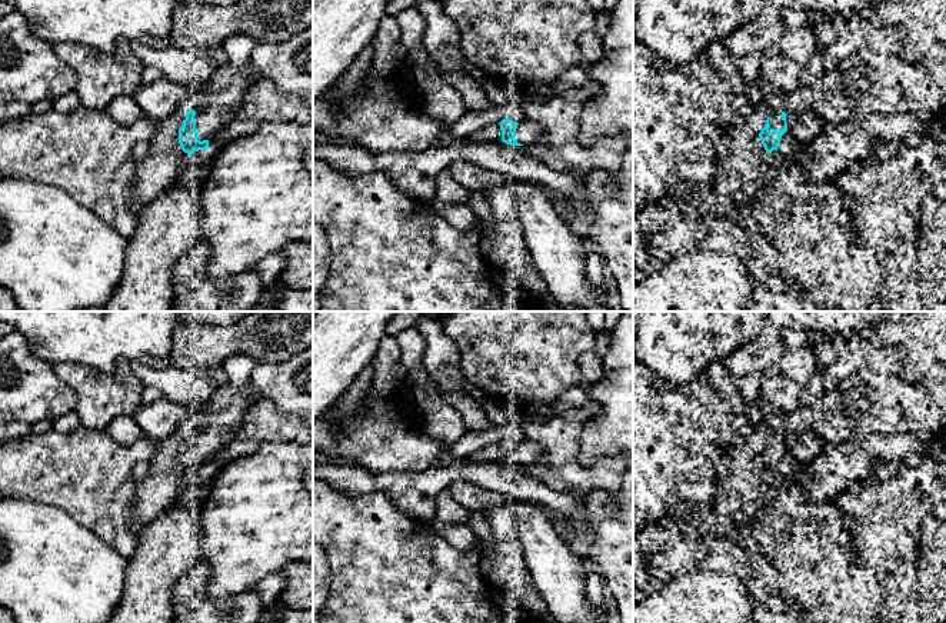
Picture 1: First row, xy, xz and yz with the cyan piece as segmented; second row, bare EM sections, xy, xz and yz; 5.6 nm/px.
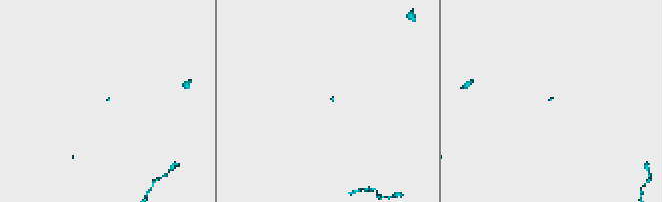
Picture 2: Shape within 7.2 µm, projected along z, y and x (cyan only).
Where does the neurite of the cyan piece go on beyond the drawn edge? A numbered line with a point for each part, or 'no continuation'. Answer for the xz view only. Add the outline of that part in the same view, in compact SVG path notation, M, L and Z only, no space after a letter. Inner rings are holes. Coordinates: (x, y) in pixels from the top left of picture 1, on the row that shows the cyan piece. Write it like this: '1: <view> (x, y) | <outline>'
1: xz (528, 132) | M523 120L516 127L516 141L526 146L536 140L539 140L542 136L542 127L533 121L533 120Z
2: xz (492, 133) | M499 123L484 126L466 137L469 143L496 143L502 141L502 130Z

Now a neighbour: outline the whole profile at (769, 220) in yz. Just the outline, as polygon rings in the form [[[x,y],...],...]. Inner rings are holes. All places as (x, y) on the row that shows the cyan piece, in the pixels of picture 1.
[[[772,189],[766,197],[765,209],[759,216],[759,231],[772,243],[776,243],[782,230],[780,221],[782,201],[779,194]]]

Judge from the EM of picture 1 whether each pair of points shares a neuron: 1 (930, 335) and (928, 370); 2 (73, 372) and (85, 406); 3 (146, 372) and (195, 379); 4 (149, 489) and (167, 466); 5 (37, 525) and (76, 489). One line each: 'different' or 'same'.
1: same
2: same
3: same
4: same
5: different

